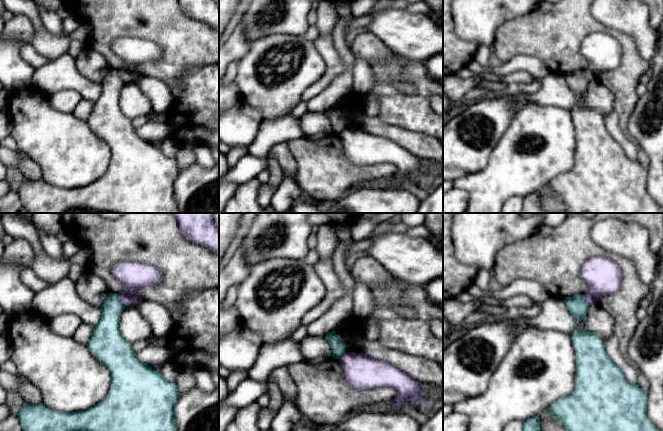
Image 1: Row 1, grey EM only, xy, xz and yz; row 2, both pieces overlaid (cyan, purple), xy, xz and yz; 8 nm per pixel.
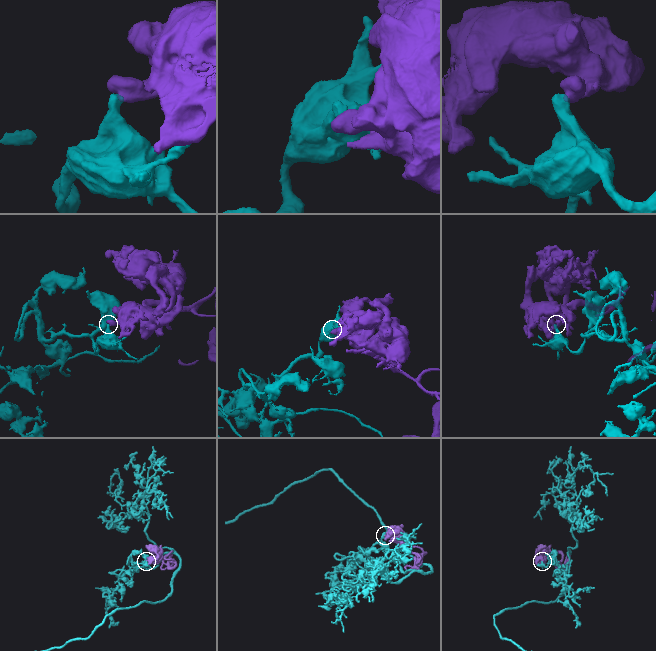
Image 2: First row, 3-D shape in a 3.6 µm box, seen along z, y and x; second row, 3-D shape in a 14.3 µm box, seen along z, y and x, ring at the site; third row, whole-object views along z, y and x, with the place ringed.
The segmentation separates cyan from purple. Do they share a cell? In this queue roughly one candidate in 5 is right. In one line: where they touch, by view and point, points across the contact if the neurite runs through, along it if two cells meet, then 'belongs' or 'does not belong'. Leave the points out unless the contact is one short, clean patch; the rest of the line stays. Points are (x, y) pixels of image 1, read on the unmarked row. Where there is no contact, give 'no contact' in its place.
xy (119, 76) | along xy (117, 69), (120, 78), (125, 83) | does not belong

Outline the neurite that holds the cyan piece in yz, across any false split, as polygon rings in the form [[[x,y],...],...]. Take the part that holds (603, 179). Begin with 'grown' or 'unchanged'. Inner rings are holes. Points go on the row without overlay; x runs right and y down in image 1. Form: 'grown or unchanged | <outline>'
unchanged | [[[575,106],[570,113],[576,130],[575,163],[570,171],[548,182],[566,206],[562,213],[663,213],[647,191],[647,169],[626,156],[607,131],[604,117],[587,106]]]

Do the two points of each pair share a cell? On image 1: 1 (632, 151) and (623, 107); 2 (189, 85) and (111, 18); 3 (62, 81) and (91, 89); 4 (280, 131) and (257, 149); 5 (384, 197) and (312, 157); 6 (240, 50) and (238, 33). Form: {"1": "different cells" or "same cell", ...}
{"1": "different cells", "2": "different cells", "3": "same cell", "4": "same cell", "5": "different cells", "6": "same cell"}

